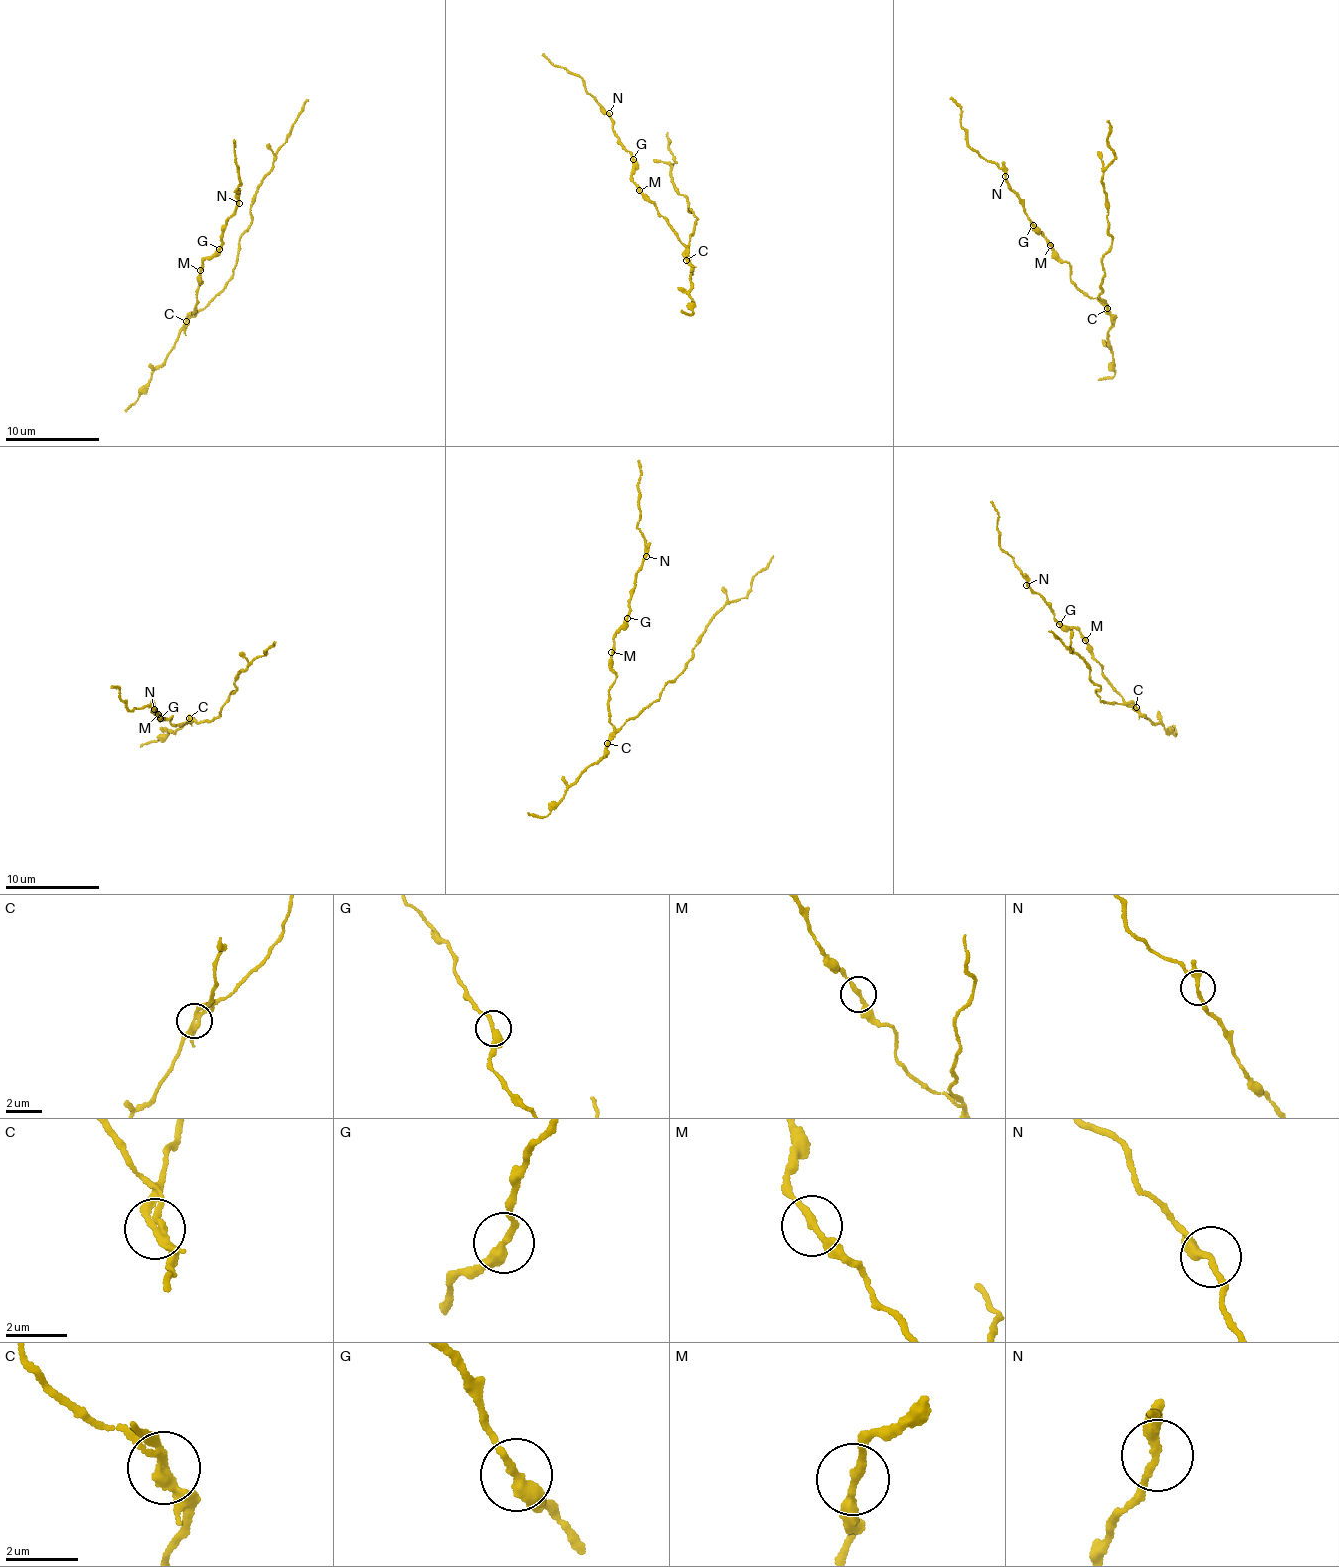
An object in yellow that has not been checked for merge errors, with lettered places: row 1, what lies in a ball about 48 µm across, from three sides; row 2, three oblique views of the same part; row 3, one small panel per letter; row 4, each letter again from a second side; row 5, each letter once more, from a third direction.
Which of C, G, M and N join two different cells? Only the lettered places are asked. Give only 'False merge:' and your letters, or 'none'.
False merge: C

